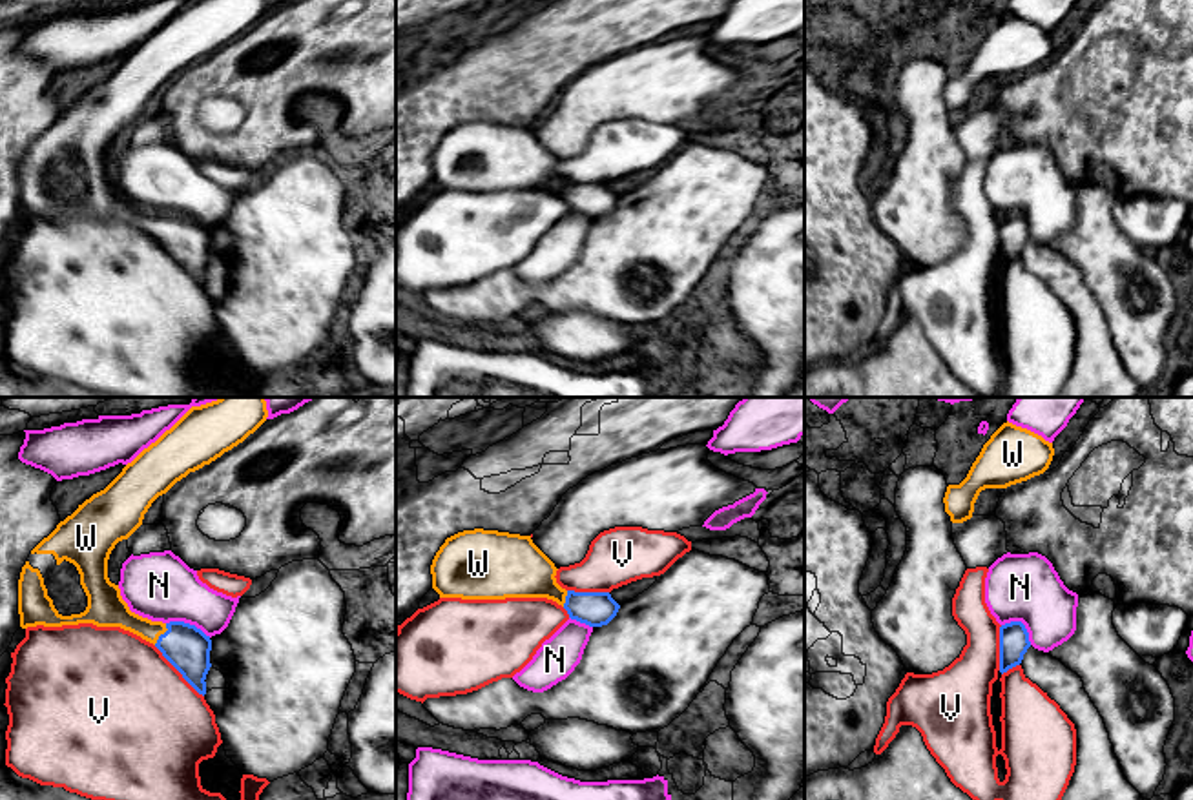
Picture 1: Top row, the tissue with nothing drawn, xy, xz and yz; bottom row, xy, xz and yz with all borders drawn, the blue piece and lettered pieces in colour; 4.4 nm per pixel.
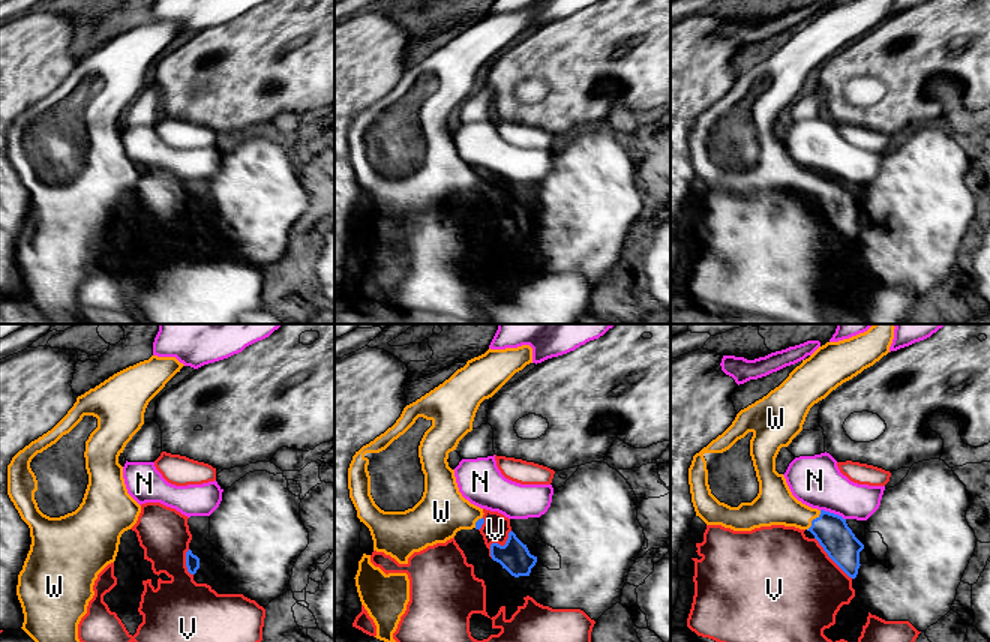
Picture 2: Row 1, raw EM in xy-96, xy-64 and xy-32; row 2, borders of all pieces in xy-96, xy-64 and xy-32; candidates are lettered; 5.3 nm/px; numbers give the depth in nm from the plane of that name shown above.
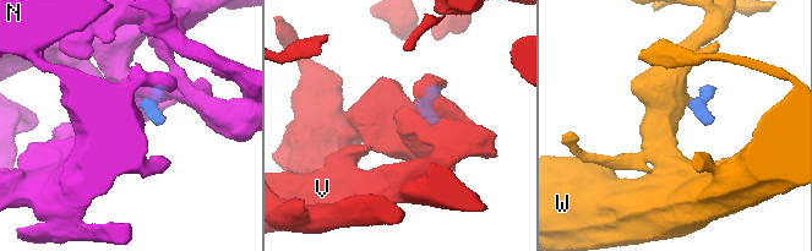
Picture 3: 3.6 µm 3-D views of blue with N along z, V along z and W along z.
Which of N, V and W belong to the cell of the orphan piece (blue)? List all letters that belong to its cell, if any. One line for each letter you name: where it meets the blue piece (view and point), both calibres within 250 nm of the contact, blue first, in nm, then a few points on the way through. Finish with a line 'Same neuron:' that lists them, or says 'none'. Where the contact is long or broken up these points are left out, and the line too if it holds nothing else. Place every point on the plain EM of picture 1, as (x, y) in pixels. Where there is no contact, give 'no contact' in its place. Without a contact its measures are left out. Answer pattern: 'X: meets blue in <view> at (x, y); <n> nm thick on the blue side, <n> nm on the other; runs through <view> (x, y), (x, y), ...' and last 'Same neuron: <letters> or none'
W: meets blue in xy at (161, 226); 200 nm thick on the blue side, 140 nm on the other; runs through xy (186, 239), (161, 226), (110, 203)
Same neuron: W

